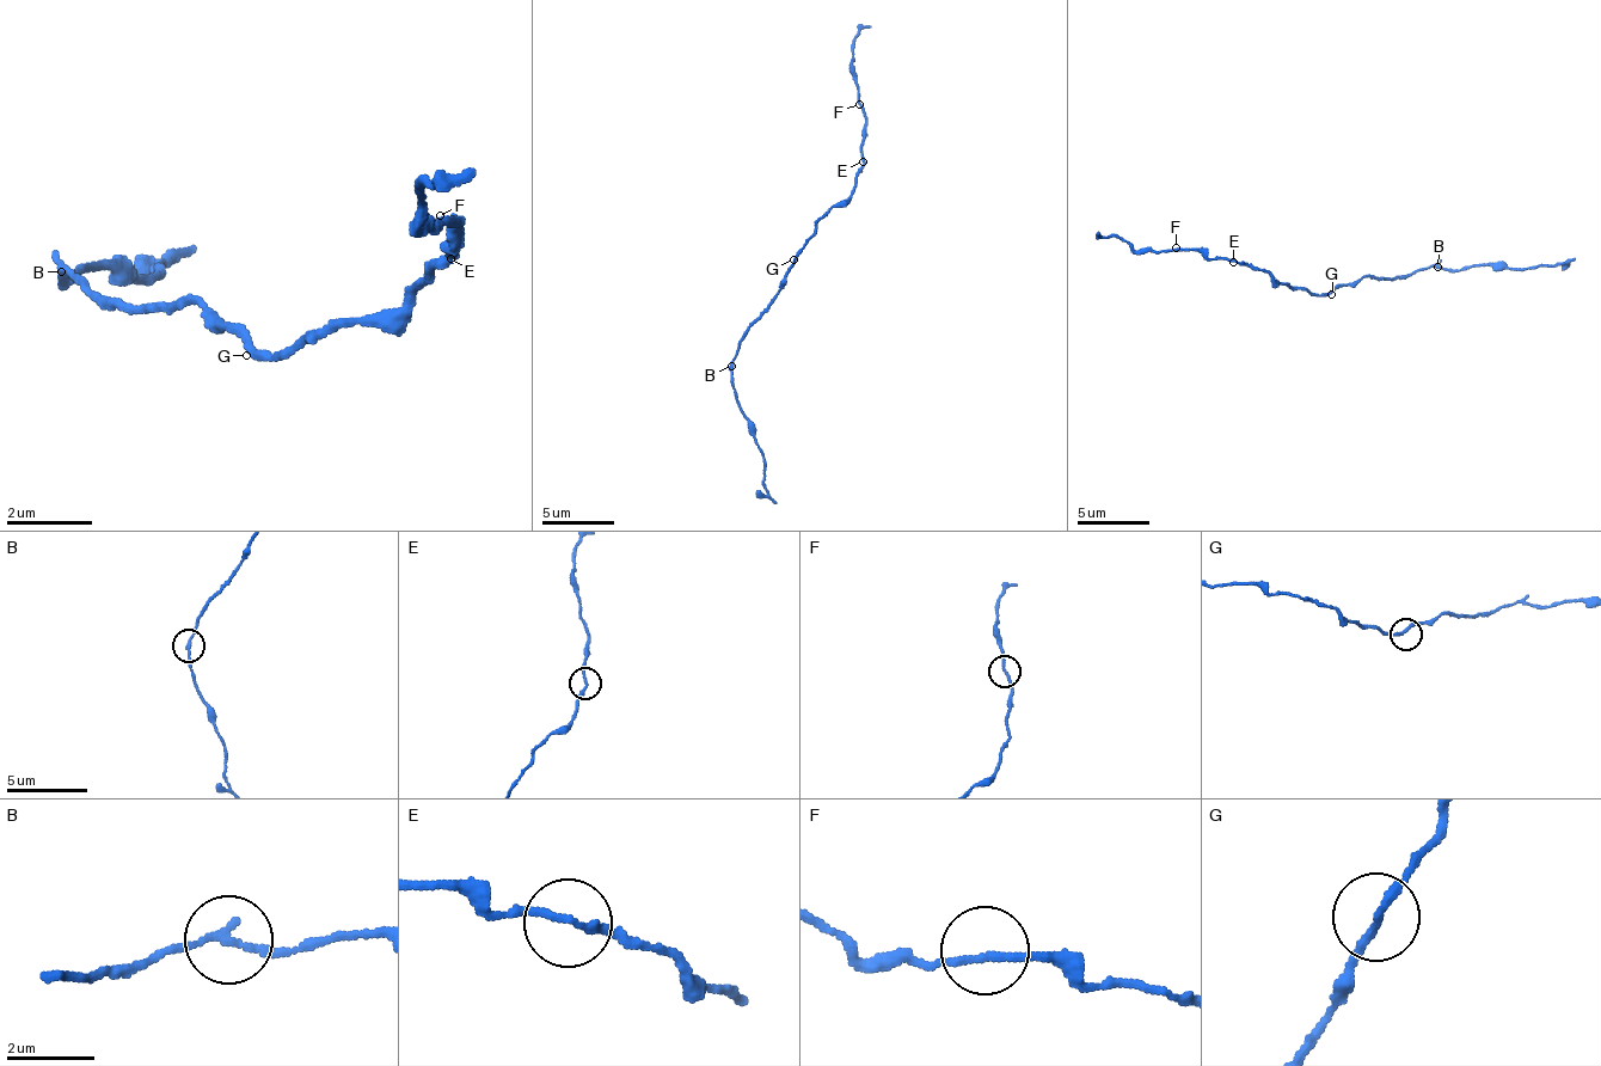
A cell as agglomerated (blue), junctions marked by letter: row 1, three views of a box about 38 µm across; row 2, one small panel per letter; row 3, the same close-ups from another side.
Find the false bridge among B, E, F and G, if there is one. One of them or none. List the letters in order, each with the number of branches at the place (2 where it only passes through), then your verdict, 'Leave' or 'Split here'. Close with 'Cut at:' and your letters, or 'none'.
B: Branches: 2. Split here
E: Branches: 2. Leave
F: Branches: 2. Leave
G: Branches: 2. Leave
Cut at: B

